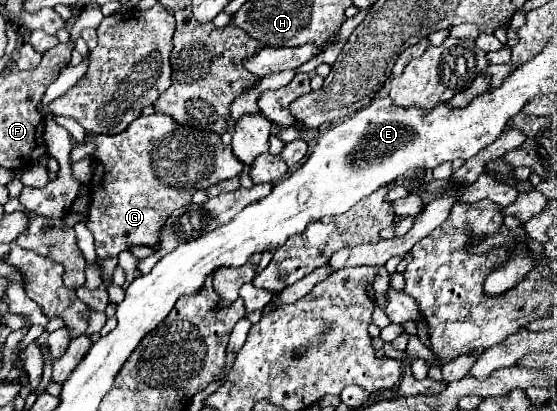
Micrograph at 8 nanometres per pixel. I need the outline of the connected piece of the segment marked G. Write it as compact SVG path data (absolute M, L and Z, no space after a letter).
M140 115L130 123L130 127L118 135L88 135L96 143L94 161L96 173L90 181L92 205L88 213L88 229L94 235L98 259L118 257L120 251L128 251L136 245L154 247L160 241L160 231L166 225L166 219L172 211L186 207L192 201L192 195L198 189L208 189L224 179L238 177L242 173L240 161L232 155L232 149L226 147L220 135L202 133L192 127L180 127L168 115Z

